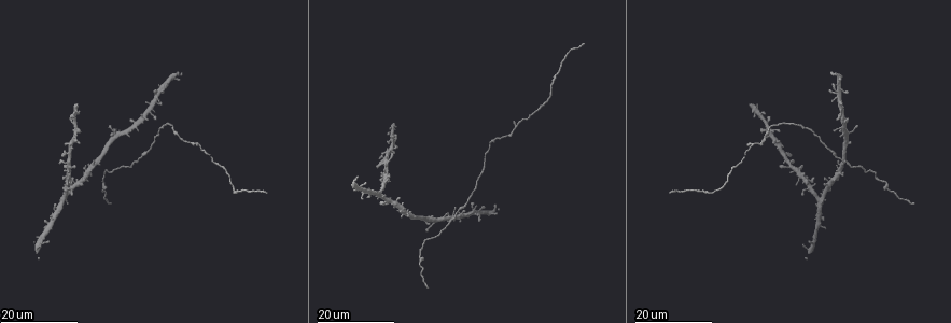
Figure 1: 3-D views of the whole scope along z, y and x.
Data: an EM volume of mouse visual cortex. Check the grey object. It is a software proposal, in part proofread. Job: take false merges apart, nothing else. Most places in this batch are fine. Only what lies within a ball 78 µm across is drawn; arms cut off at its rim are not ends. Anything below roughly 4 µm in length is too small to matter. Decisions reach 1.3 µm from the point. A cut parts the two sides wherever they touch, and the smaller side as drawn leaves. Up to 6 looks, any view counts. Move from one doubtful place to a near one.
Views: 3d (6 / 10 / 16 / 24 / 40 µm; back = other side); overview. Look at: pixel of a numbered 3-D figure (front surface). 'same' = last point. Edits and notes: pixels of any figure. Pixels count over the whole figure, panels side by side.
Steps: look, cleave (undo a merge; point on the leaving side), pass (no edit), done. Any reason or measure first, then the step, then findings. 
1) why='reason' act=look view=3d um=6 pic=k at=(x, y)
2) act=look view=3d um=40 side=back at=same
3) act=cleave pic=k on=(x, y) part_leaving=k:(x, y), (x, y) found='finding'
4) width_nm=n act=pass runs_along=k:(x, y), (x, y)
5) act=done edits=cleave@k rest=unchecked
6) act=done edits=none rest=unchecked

why='sudden change in width' act=look view=3d um=16 pic=1 at=(239, 193)

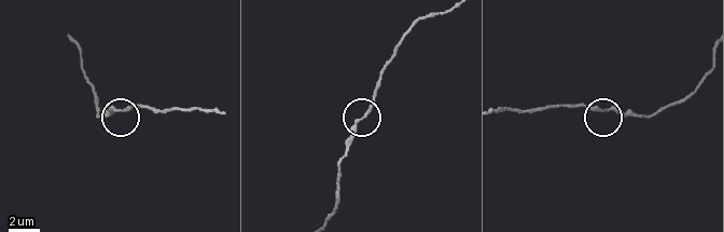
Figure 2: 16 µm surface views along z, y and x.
why='zoom in' act=look view=3d um=10 pic=2 at=(114, 111)

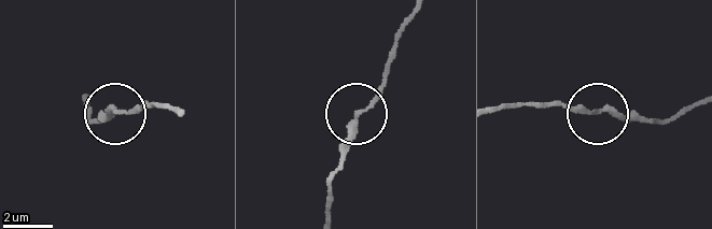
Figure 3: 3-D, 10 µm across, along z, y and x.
width_nm=220 act=pass runs_along=3:(698, 101), (667, 117), (533, 105) found='continuous, no second neuron'

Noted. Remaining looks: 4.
act=look view=3d um=16 pic=1 at=(225, 170)

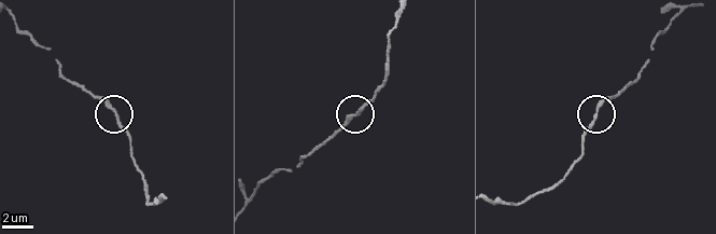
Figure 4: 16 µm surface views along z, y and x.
act=look view=3d um=6 pic=4 at=(116, 119)

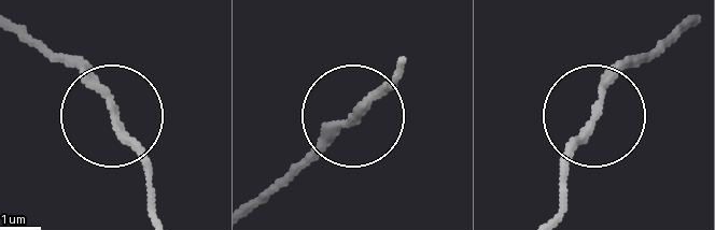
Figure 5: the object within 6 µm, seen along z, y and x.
width_nm=200 act=pass runs_along=5:(253, 210), (394, 83) found='all the same neuron'

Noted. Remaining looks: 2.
why='sudden change in width' act=look view=3d um=24 pic=1 at=(768, 130)

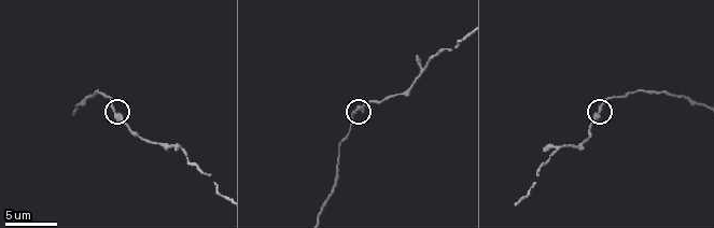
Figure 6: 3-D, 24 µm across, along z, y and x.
why='closer look' act=look view=3d um=6 pic=6 at=(602, 105)

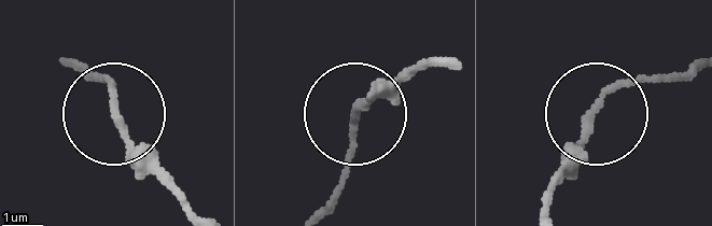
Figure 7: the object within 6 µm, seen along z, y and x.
act=pass runs_along=7:(693, 67), (610, 92), (552, 187) found='one neuron here'

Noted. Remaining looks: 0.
act=done edits=none rest=unchecked

